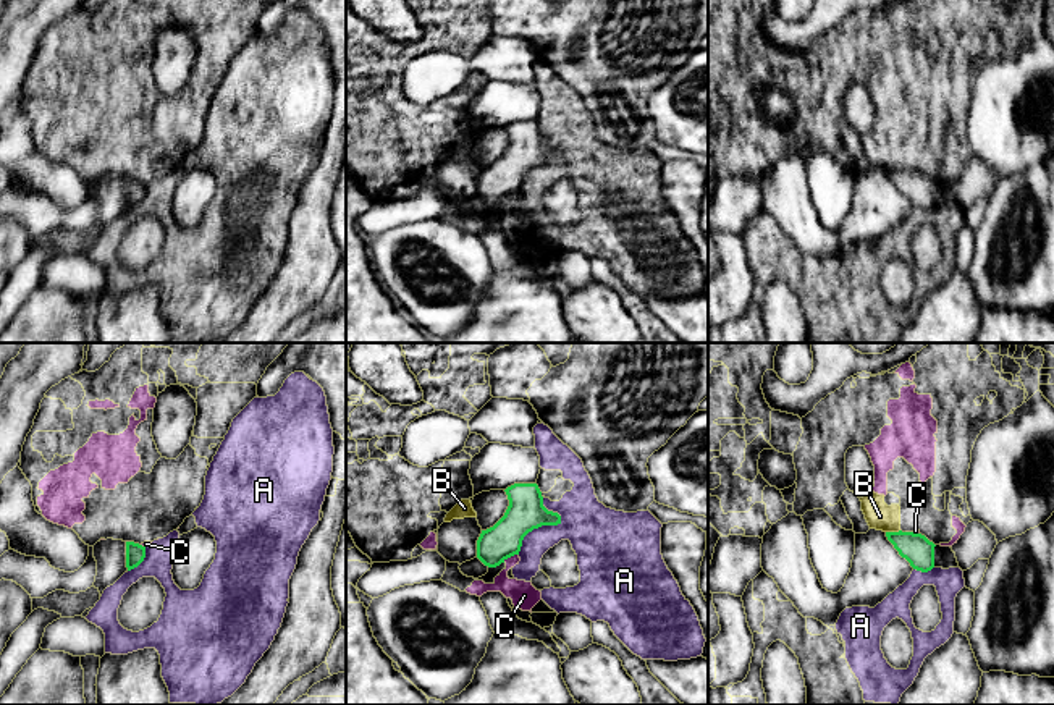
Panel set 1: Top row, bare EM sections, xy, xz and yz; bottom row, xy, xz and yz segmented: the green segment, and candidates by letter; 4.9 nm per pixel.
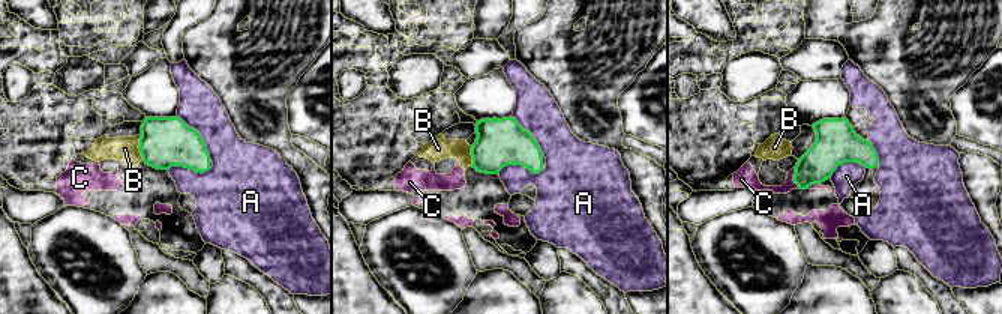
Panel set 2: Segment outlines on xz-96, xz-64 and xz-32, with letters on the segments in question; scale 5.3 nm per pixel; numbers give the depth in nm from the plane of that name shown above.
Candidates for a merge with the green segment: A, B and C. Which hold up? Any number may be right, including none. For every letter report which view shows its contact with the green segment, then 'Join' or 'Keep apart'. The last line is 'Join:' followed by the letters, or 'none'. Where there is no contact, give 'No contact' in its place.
A: Touches green in xz. Keep apart
B: Touches green in yz. Keep apart
C: Touches green in xz. Keep apart
Join: none

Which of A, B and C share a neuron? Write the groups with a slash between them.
A / B C

